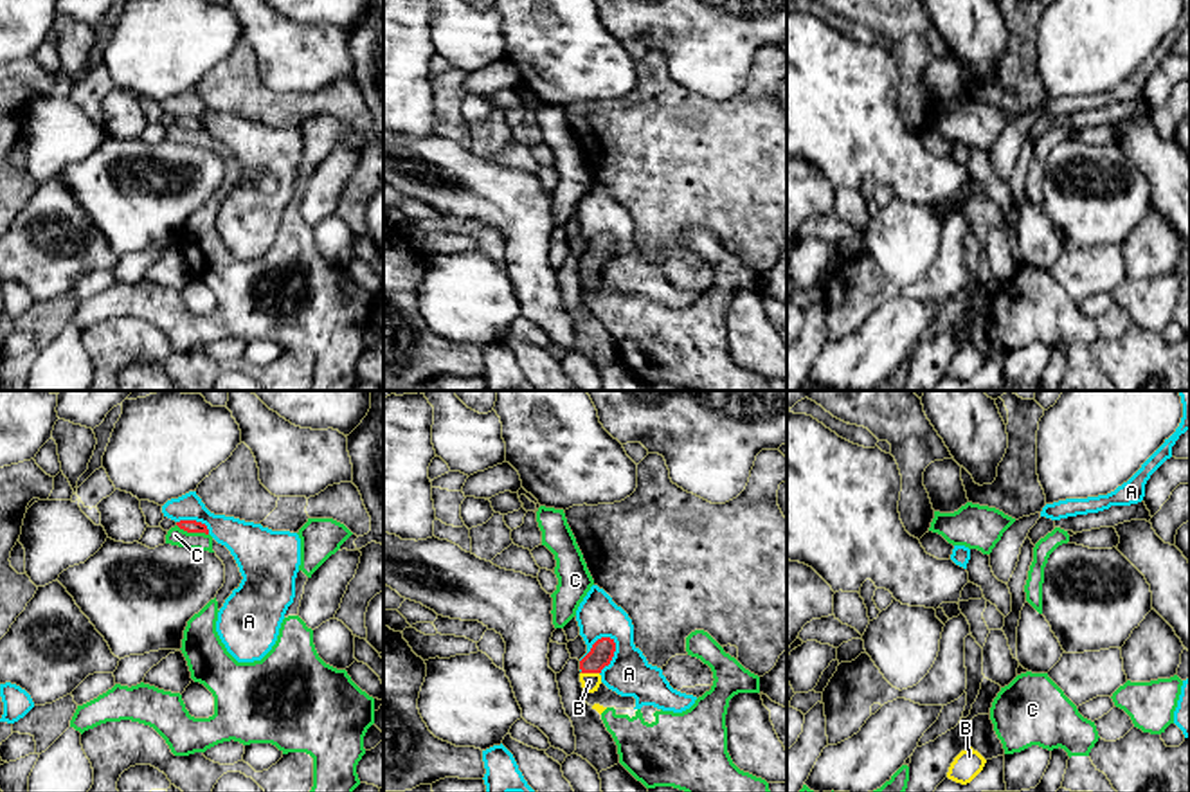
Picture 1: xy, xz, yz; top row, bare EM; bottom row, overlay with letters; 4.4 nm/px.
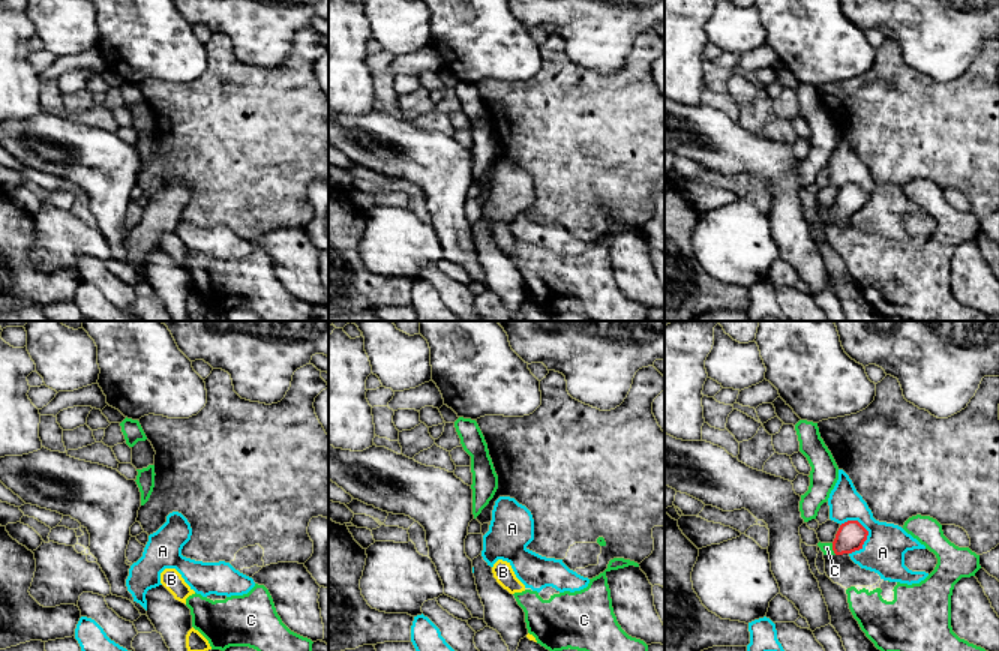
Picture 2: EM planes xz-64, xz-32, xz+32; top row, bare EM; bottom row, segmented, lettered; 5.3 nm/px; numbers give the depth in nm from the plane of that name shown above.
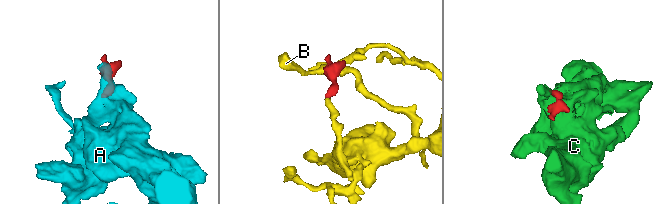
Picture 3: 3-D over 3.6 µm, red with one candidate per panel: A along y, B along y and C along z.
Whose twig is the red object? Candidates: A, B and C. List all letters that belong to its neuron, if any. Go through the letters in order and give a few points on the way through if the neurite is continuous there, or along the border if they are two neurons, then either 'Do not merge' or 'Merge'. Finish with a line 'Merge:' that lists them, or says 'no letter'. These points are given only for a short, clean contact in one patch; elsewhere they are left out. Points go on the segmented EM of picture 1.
A: Do not merge
B: Path across: xz (602, 652), (591, 672), (589, 681). Merge
C: Boundary: xy (177, 524), (188, 531), (204, 531), (207, 535). Do not merge
Merge: B

